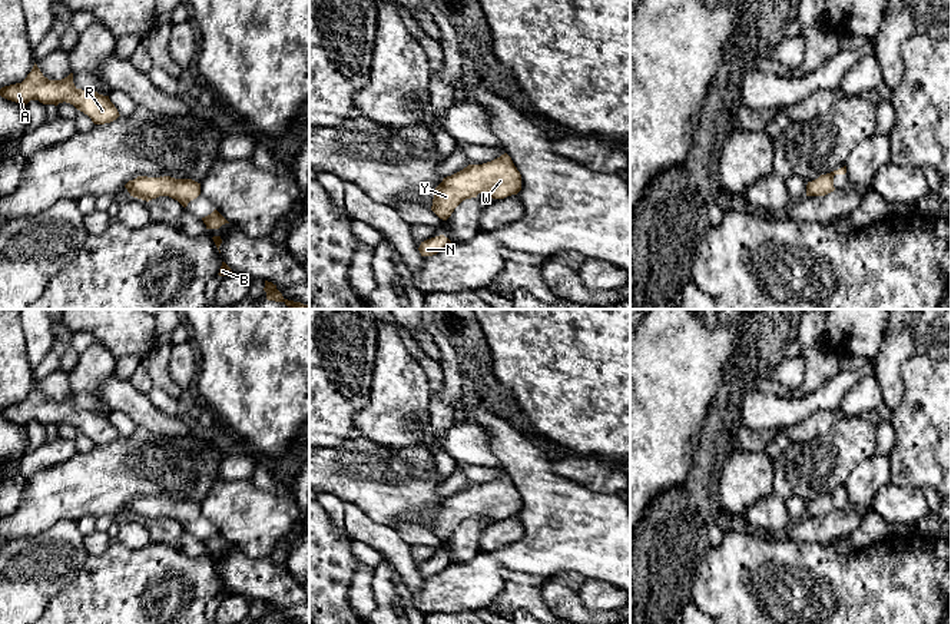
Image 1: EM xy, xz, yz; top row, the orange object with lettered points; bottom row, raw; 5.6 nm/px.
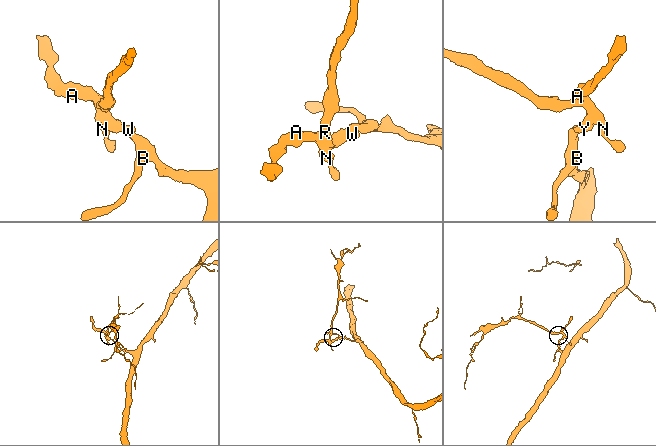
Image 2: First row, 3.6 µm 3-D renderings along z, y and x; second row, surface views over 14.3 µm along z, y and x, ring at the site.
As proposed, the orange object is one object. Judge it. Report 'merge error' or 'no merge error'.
no merge error

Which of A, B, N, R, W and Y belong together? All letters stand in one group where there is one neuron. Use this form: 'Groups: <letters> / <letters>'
Groups: A B N R W Y

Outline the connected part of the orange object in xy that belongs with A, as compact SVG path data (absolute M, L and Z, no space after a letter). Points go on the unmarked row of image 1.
M36 384L21 404L1 408L0 416L24 426L30 421L54 426L66 422L87 435L95 445L110 444L120 437L109 416L77 409L73 404L73 394L62 401L49 401Z

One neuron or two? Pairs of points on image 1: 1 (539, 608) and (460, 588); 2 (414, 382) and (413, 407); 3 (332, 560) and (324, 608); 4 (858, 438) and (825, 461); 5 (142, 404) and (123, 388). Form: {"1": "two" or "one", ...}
{"1": "two", "2": "one", "3": "one", "4": "one", "5": "one"}

